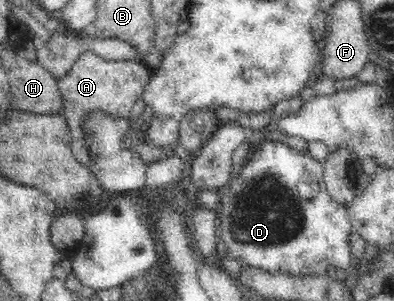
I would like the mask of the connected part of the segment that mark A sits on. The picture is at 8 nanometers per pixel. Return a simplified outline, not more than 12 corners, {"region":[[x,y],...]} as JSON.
{"region":[[95,52],[57,78],[71,150],[95,160],[83,118],[129,118],[152,70]]}

